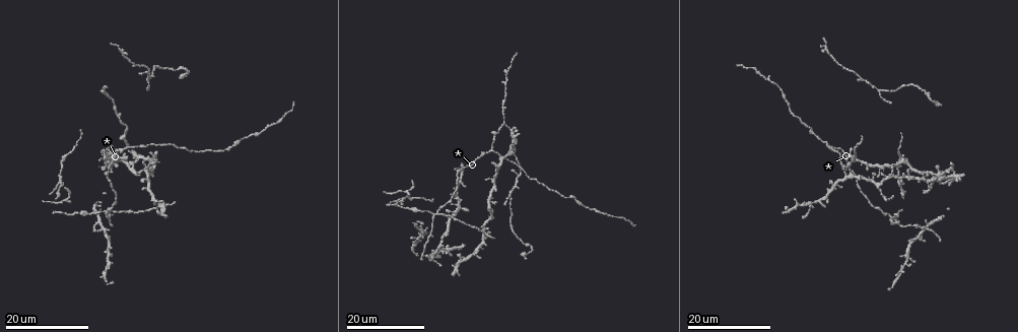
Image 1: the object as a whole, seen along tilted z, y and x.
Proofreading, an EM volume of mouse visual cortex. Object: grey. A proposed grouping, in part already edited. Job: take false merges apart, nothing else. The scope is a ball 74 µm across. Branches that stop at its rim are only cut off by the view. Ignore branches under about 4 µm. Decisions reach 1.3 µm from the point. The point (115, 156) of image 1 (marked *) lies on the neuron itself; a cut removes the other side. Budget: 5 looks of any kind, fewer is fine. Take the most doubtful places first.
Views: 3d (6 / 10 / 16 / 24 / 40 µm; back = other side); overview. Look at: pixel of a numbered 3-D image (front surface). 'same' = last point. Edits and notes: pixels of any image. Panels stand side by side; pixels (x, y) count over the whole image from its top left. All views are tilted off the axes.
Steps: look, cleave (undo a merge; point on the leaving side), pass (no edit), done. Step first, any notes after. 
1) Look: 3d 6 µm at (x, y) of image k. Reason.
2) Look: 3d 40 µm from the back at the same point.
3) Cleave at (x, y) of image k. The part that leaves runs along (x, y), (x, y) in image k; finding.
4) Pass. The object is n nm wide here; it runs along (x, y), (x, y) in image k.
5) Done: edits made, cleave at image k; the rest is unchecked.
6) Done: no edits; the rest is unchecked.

Look: 3d 16 µm at (809, 206) of image 1. Arms run side by side.

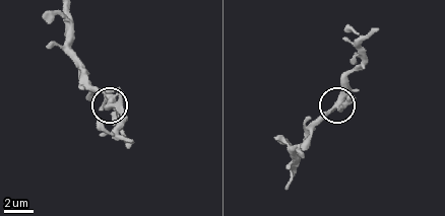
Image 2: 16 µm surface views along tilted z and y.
Look: 3d 10 µm at (337, 106) of image 2.

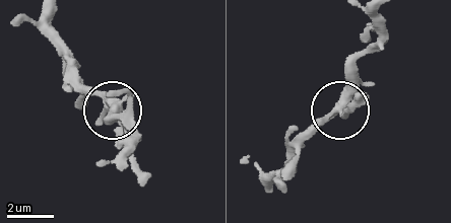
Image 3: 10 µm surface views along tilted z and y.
Pass. Continuous, no second neuron.

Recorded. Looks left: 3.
Look: 3d 24 µm at (107, 213) of image 1. Three-way junction.

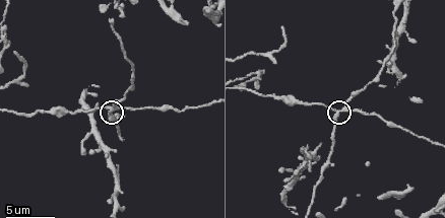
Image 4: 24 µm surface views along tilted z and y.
Look: 3d 10 µm at (109, 110) of image 4.

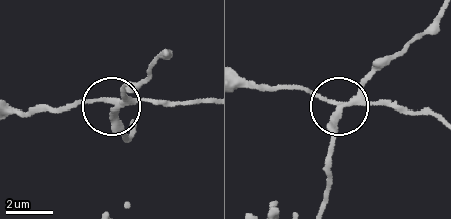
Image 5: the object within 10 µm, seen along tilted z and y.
Cleave at (162, 100) of image 5. The part that leaves runs along (128, 103), (78, 101), (18, 113) in image 5; two neurons meet here.

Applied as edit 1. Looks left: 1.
Done: edits made, cleave at image 5; the rest is unchecked.

